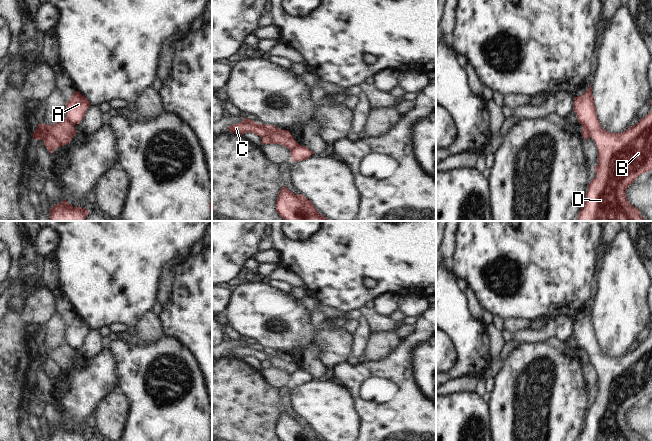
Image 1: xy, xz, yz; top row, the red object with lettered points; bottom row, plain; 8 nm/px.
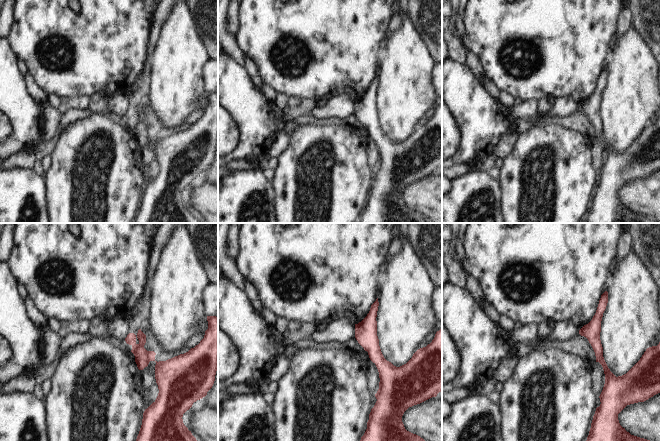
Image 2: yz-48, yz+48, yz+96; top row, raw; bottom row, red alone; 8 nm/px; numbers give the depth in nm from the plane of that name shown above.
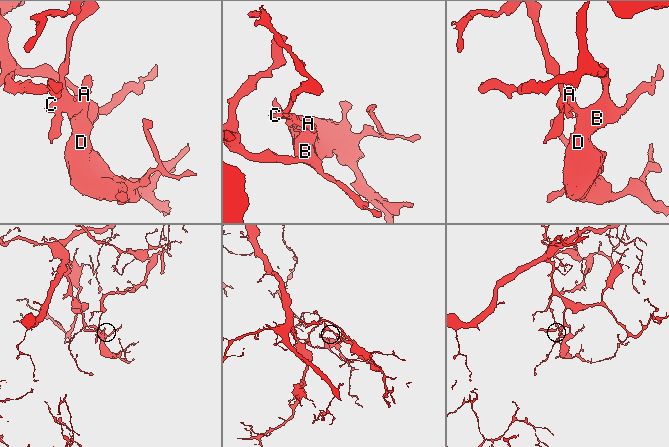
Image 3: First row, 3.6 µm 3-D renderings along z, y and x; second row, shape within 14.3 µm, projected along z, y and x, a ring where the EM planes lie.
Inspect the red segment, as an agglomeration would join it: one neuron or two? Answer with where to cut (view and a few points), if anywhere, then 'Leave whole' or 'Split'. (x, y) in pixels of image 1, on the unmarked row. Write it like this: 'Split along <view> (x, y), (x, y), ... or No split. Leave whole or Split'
Split along yz (582, 349), (590, 360). Split

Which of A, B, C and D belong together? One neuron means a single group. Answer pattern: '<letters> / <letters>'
A B D / C

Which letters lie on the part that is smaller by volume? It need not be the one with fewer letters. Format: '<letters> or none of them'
C

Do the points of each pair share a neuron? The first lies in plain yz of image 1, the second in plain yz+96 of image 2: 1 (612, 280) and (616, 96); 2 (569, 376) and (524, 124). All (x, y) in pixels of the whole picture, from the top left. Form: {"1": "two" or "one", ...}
{"1": "one", "2": "two"}

